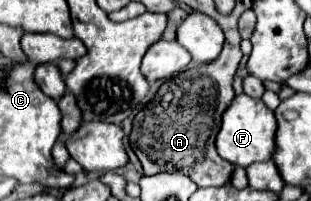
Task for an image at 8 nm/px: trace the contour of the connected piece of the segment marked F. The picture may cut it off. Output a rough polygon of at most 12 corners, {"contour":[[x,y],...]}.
{"contour":[[238,94],[216,134],[234,166],[270,160],[276,118]]}

